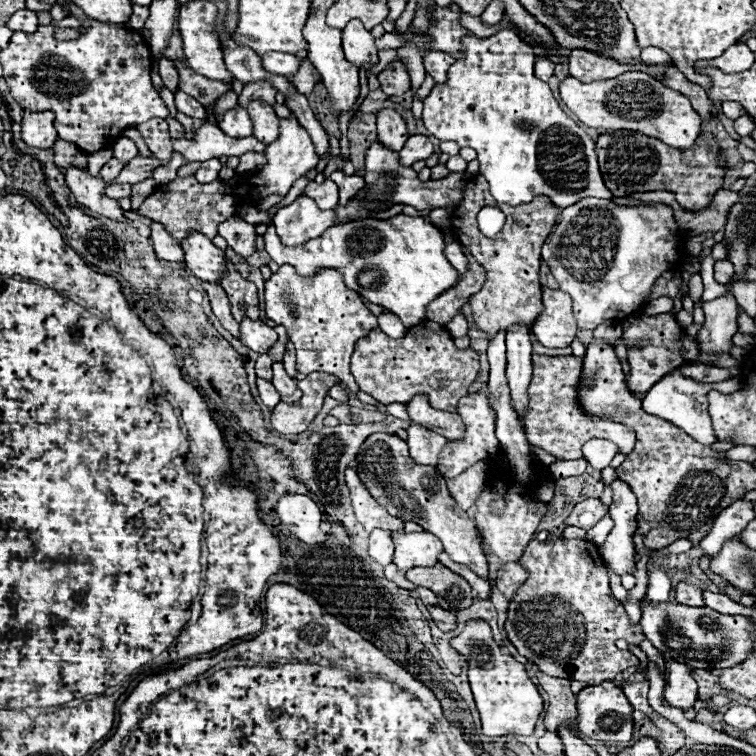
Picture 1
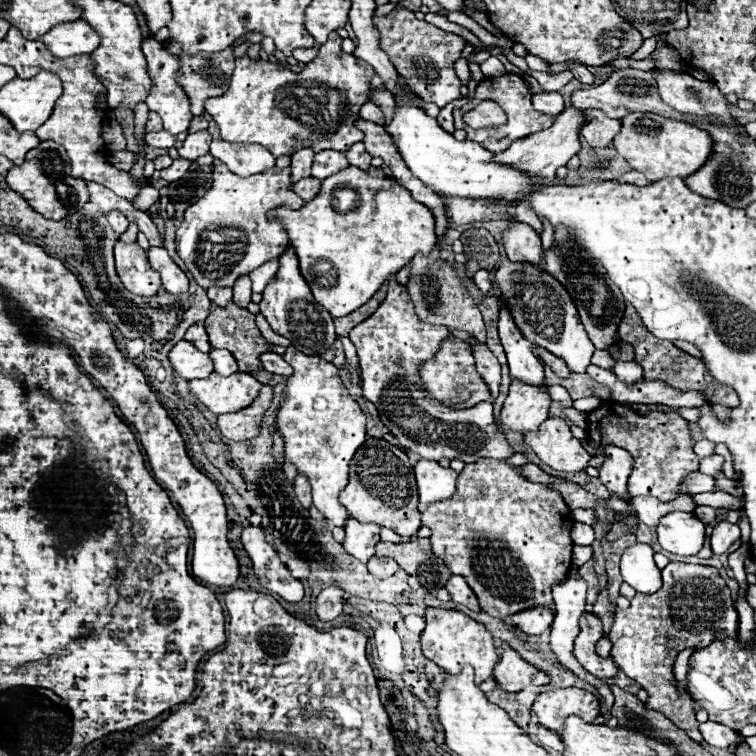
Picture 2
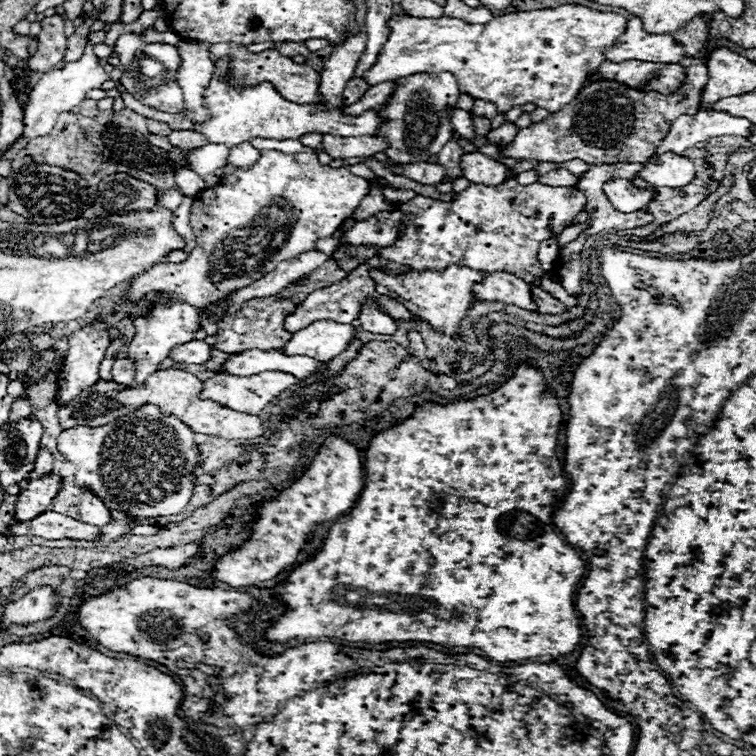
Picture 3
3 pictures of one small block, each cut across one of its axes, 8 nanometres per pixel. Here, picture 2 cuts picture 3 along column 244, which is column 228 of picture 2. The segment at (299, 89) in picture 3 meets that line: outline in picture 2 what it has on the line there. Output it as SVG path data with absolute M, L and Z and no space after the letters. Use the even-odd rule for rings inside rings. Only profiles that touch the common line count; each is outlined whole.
M234 48L222 52L198 52L194 56L180 54L178 82L190 98L190 110L194 116L204 114L204 102L214 96L222 96L230 86L234 72Z

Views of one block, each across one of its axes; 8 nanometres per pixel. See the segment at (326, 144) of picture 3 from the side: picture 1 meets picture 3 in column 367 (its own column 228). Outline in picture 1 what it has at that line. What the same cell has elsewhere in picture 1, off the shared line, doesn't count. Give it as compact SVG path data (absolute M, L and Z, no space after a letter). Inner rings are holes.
M202 122L192 138L180 136L172 138L174 152L182 154L188 162L204 162L220 156L242 156L246 152L264 152L264 144L254 136L246 136L246 140L234 140L226 136L216 124Z

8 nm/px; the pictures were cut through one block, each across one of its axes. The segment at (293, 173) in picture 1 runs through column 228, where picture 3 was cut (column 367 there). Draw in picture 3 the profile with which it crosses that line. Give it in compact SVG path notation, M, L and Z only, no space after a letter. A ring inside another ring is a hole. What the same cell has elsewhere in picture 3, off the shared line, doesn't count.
M306 146L298 154L264 150L254 168L236 170L234 174L222 176L214 188L208 188L194 198L190 226L196 236L196 248L188 254L188 260L182 264L156 264L146 274L138 276L130 288L120 294L120 302L116 306L120 308L128 304L130 310L126 312L126 318L134 320L132 308L138 306L148 292L166 292L180 302L200 308L210 304L210 300L218 300L226 292L244 288L254 280L270 274L282 260L310 252L318 240L332 236L340 224L354 214L354 208L358 208L358 204L368 194L368 186L370 184L366 178L352 174L348 168L330 168L320 164L316 148Z

